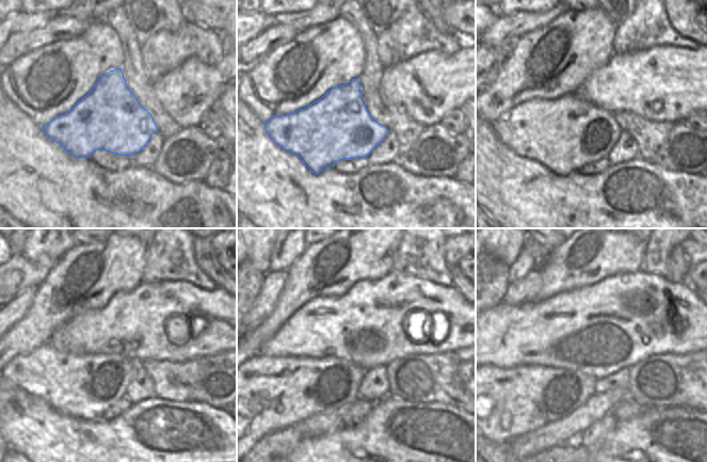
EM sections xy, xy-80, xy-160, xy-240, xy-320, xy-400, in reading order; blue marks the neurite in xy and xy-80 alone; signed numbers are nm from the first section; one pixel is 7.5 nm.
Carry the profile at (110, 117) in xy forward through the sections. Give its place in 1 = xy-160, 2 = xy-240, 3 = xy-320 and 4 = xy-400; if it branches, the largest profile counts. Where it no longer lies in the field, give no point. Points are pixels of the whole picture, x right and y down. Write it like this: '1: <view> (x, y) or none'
1: xy-160 (563, 134)
2: xy-240 (83, 386)
3: xy-320 (264, 394)
4: xy-400 (503, 403)

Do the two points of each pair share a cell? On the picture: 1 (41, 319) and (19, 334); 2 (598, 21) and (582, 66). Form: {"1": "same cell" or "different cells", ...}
{"1": "same cell", "2": "same cell"}

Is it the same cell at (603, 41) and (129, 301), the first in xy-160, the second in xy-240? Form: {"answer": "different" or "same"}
{"answer": "different"}

